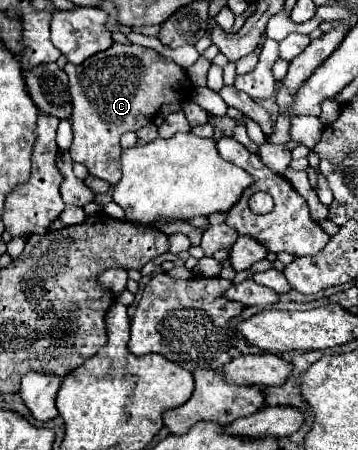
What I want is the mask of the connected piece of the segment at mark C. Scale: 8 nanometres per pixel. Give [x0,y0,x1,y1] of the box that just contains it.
[65,42,193,184]

